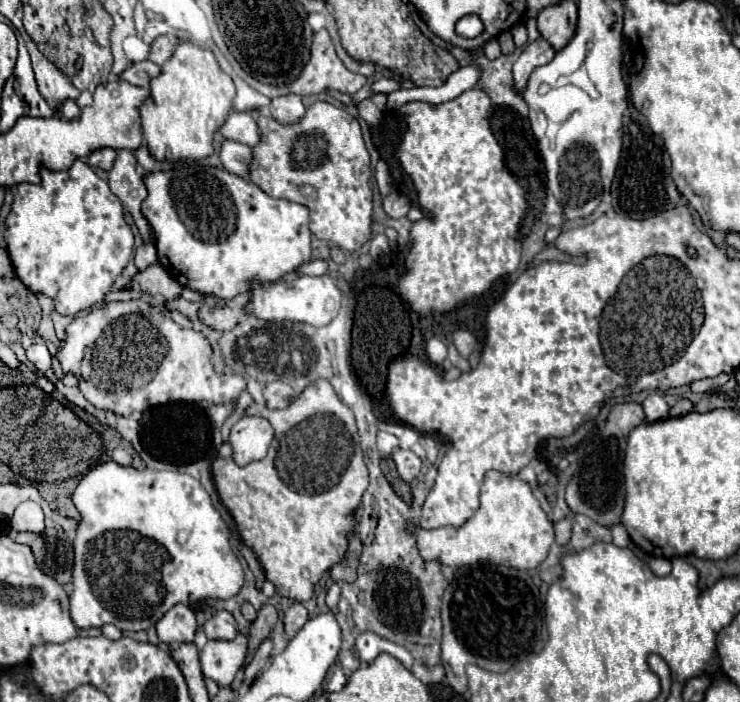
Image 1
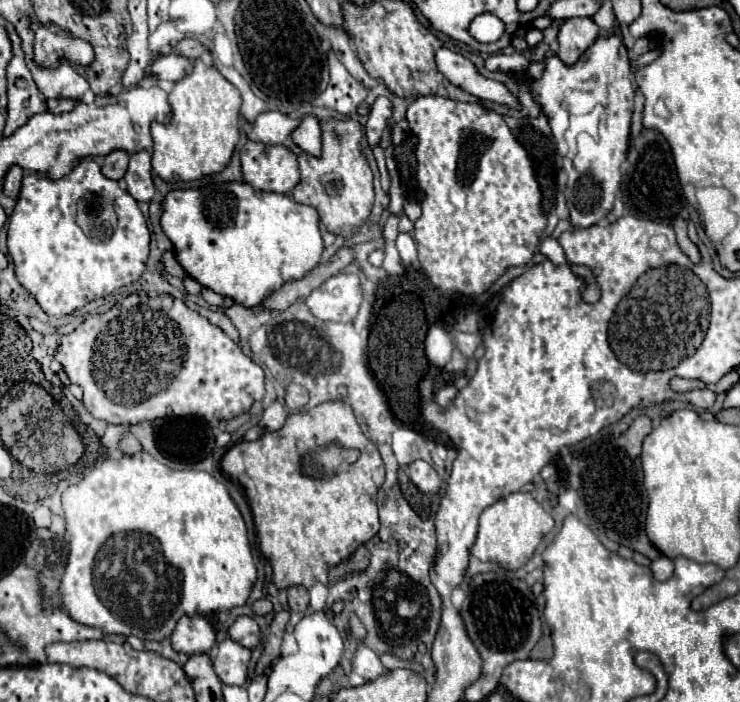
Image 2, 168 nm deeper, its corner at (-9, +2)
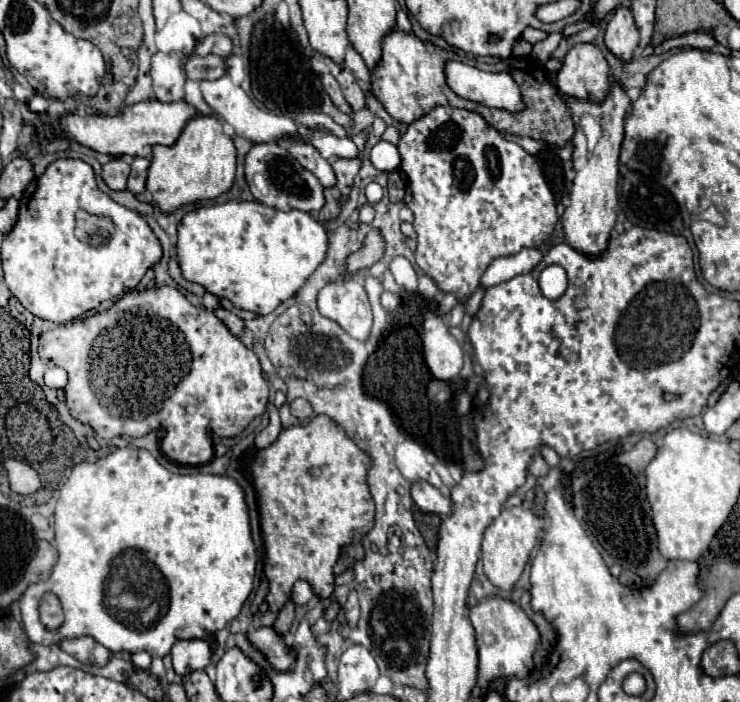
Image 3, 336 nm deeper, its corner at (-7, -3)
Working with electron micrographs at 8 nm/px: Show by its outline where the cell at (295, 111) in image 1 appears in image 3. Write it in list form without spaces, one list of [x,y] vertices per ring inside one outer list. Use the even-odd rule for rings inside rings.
[[[296,141],[290,145],[290,155],[294,155],[298,159],[298,163],[302,163],[302,167],[306,167],[308,171],[312,171],[320,183],[324,187],[334,187],[336,185],[336,175],[334,169],[330,167],[330,163],[318,153],[318,149],[310,143],[304,141]]]

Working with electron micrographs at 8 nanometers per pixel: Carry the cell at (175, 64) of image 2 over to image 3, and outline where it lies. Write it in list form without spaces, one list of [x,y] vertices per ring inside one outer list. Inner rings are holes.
[[[192,55],[188,59],[186,67],[186,75],[194,81],[202,81],[202,79],[220,79],[222,75],[226,75],[226,59],[220,55]]]

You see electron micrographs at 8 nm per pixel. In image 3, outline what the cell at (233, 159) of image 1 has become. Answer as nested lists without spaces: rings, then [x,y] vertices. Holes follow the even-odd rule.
[[[270,141],[270,143],[254,145],[250,149],[250,153],[246,155],[246,181],[248,181],[248,187],[250,187],[252,195],[256,197],[256,201],[260,201],[260,203],[264,203],[268,207],[274,207],[274,209],[280,209],[280,211],[294,211],[294,209],[298,209],[298,211],[306,211],[306,213],[318,213],[324,207],[324,187],[280,143]],[[254,173],[260,173],[260,175],[266,177],[268,187],[270,187],[268,195],[262,195],[254,187],[254,183],[252,183]]]

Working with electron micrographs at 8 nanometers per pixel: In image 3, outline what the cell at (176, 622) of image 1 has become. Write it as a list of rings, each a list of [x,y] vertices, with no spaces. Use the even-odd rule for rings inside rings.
[[[202,639],[192,641],[178,641],[172,647],[172,663],[176,675],[190,675],[192,671],[206,669],[210,665],[212,656],[211,647]]]

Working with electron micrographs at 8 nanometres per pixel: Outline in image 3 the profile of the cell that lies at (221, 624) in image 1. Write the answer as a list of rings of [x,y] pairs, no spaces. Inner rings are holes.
[[[260,627],[248,633],[248,639],[254,647],[258,647],[266,659],[274,665],[278,671],[290,671],[294,665],[294,649],[286,647],[284,637],[278,635],[272,627]]]

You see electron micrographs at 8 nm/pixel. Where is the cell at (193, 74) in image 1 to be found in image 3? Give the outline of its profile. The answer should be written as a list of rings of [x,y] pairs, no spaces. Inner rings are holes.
[[[196,115],[182,131],[174,147],[154,147],[152,165],[148,169],[146,191],[162,213],[174,213],[176,209],[196,203],[200,199],[216,199],[226,193],[234,183],[236,173],[236,147],[222,131],[218,115]]]

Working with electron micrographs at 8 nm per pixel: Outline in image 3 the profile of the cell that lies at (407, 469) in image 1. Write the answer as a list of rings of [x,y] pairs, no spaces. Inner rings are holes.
[[[426,481],[412,485],[412,499],[424,513],[434,513],[440,517],[448,517],[452,513],[452,501],[444,499],[444,495]]]

